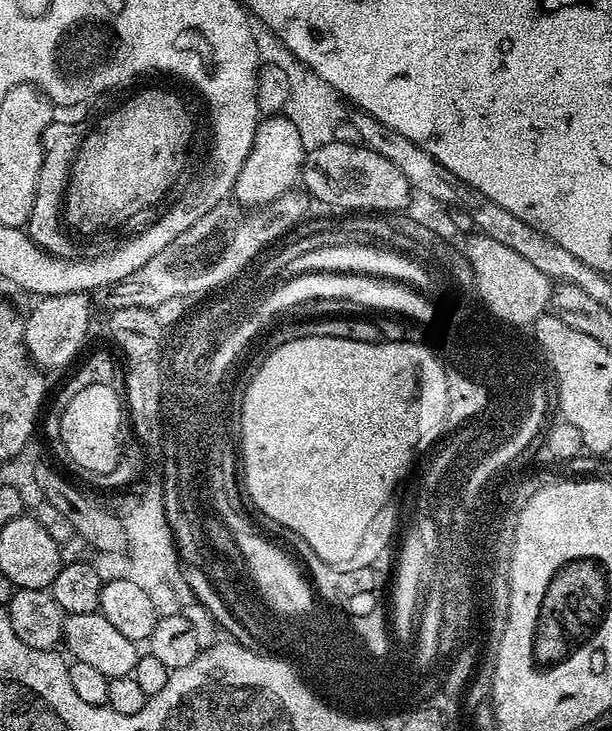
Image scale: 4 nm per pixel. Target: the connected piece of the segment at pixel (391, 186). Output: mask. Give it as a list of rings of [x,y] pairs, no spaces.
[[[334,141],[329,145],[318,146],[305,155],[303,164],[308,168],[303,182],[308,185],[310,192],[319,195],[324,205],[337,204],[340,210],[351,210],[356,214],[404,212],[414,195],[402,170],[398,170],[394,162],[382,158],[382,154],[361,143]]]

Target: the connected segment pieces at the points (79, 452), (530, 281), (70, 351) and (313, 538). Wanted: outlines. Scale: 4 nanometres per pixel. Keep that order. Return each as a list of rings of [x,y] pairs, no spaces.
[[[95,384],[86,386],[86,390],[81,390],[79,394],[74,394],[66,406],[66,410],[60,419],[60,443],[62,452],[65,452],[78,467],[84,472],[97,472],[104,476],[107,472],[112,472],[116,468],[116,463],[122,458],[122,452],[116,447],[120,444],[120,423],[125,423],[126,412],[122,407],[122,396],[115,392],[112,384]]]
[[[472,234],[466,250],[466,264],[474,277],[477,293],[492,305],[495,312],[510,320],[534,318],[535,320],[549,311],[552,302],[553,281],[542,270],[537,270],[531,262],[526,262],[522,254],[494,242],[494,238],[483,234]]]
[[[87,293],[50,295],[37,299],[24,320],[24,345],[34,364],[50,371],[68,365],[86,342],[90,328],[91,297]]]
[[[307,336],[306,338],[298,338],[286,342],[282,346],[278,346],[268,356],[260,360],[260,368],[252,376],[248,385],[245,387],[244,398],[241,402],[241,418],[240,418],[240,437],[238,441],[238,459],[242,465],[242,475],[246,478],[246,490],[249,491],[249,499],[251,500],[251,507],[257,508],[262,515],[268,520],[273,520],[273,525],[282,526],[293,531],[294,534],[300,535],[310,544],[310,549],[318,554],[319,558],[324,559],[327,563],[337,566],[344,566],[347,561],[353,557],[354,550],[357,549],[358,544],[362,541],[362,536],[367,529],[369,529],[370,522],[373,521],[374,516],[384,506],[389,504],[393,499],[392,491],[400,484],[400,479],[407,474],[412,468],[412,463],[416,460],[416,451],[420,447],[428,448],[440,436],[440,431],[445,431],[444,420],[446,419],[446,398],[447,392],[447,374],[445,366],[442,363],[441,357],[436,352],[432,353],[430,349],[424,344],[411,344],[408,338],[403,338],[400,341],[381,342],[379,344],[371,344],[370,342],[354,342],[346,338],[330,338],[329,336]]]

